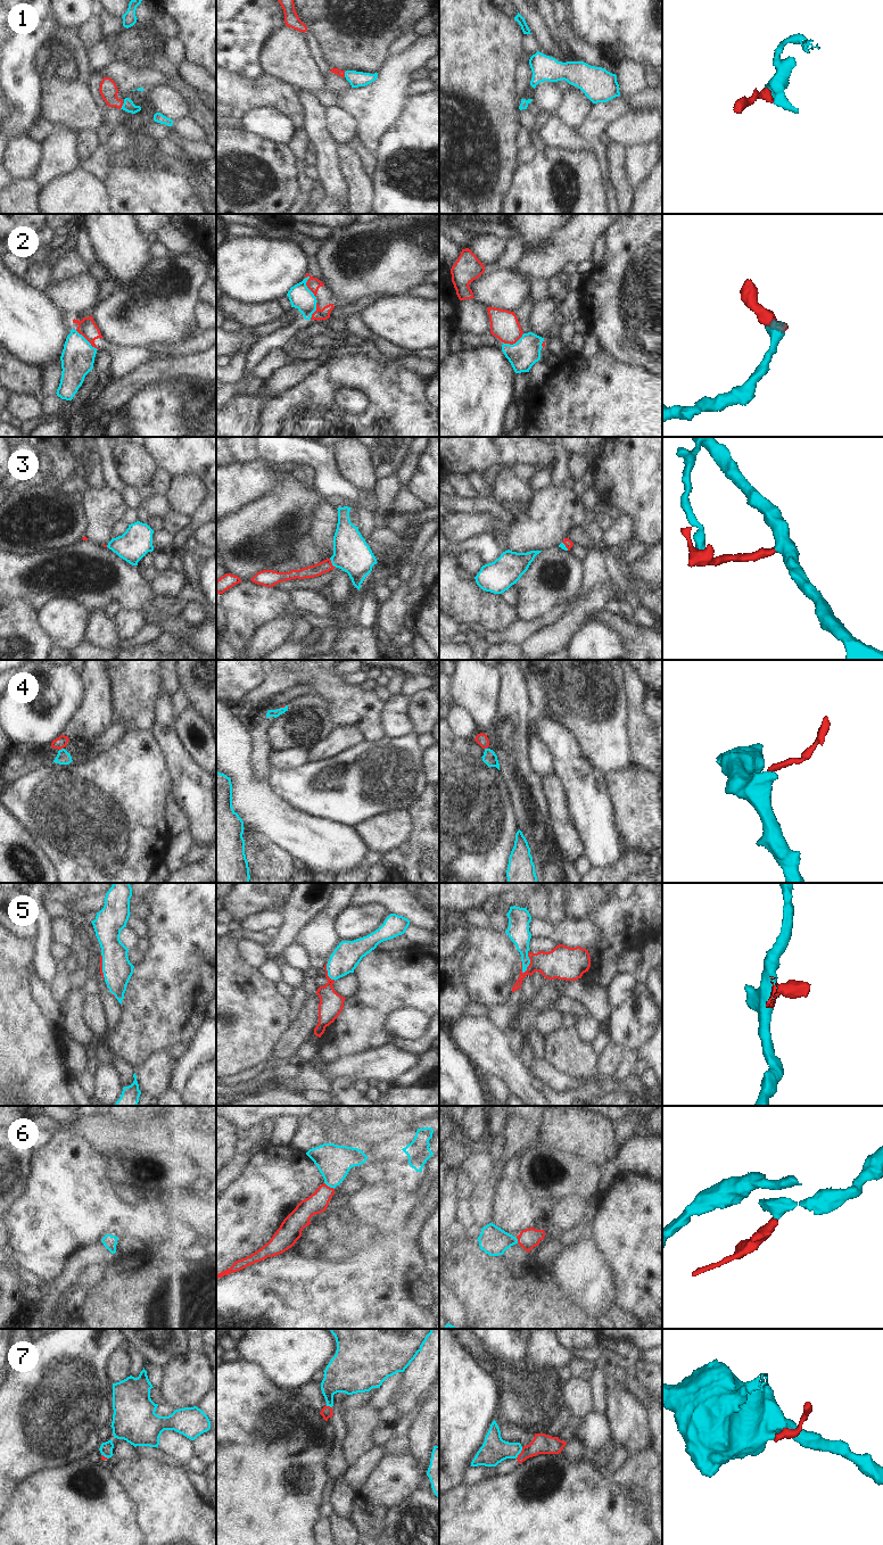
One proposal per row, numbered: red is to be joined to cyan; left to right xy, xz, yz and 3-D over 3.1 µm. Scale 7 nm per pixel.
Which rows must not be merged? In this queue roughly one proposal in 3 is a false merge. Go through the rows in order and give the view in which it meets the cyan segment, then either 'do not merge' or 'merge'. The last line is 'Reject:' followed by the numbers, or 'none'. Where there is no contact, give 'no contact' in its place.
1: xy | merge
2: xz | do not merge
3: xz | merge
4: xy | do not merge
5: yz | merge
6: xz | merge
7: yz | do not merge
Reject: 2, 4, 7

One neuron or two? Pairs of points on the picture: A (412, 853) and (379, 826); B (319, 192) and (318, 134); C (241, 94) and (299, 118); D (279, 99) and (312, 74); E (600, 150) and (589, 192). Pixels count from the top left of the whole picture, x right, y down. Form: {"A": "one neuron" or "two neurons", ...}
{"A": "two neurons", "B": "two neurons", "C": "one neuron", "D": "two neurons", "E": "two neurons"}

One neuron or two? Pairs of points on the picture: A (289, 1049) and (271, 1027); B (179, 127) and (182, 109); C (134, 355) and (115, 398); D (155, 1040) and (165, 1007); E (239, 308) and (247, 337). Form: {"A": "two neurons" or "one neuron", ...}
{"A": "two neurons", "B": "two neurons", "C": "two neurons", "D": "one neuron", "E": "two neurons"}

